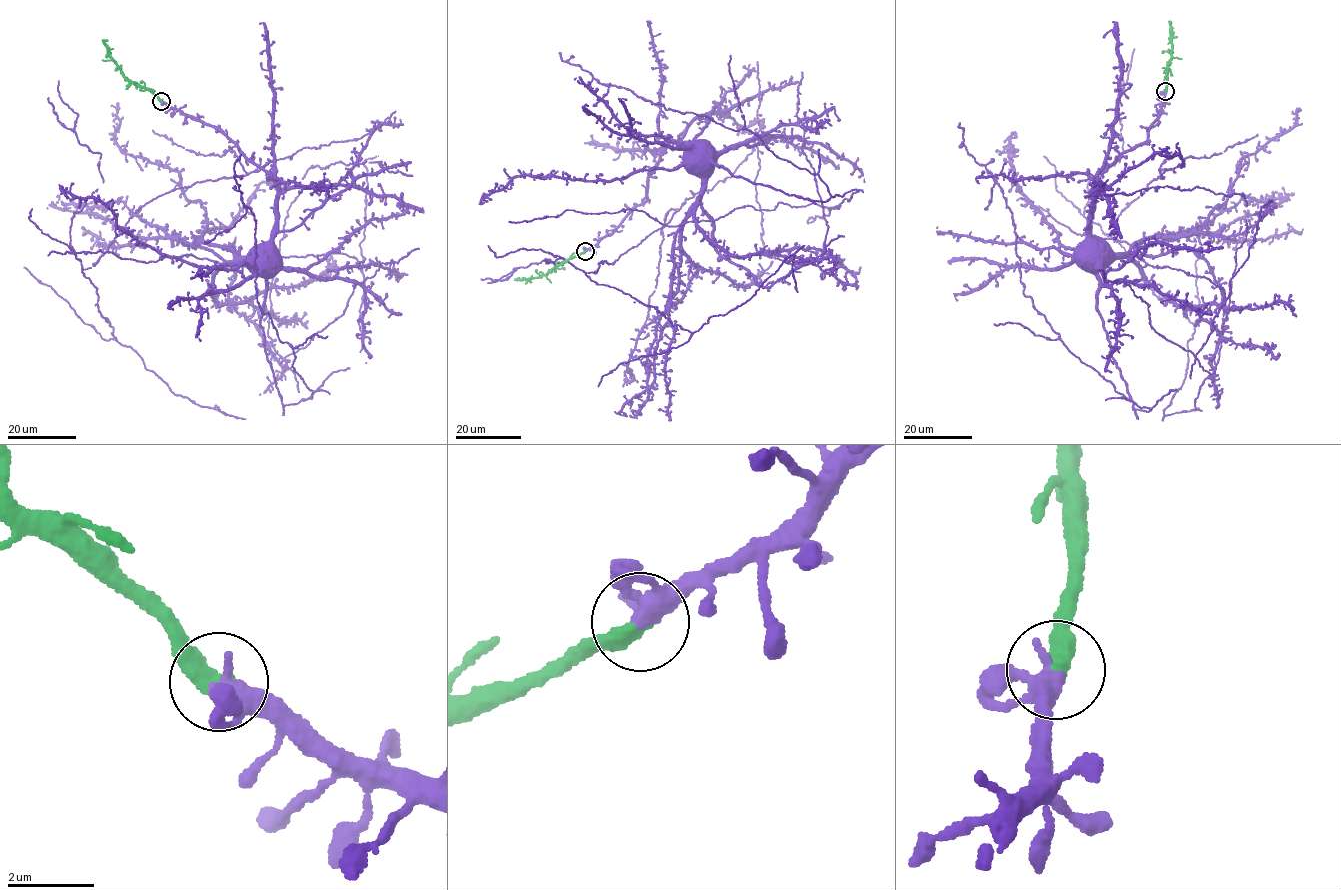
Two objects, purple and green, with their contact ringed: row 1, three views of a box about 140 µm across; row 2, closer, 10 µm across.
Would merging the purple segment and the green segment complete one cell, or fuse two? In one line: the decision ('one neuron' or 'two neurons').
one neuron

